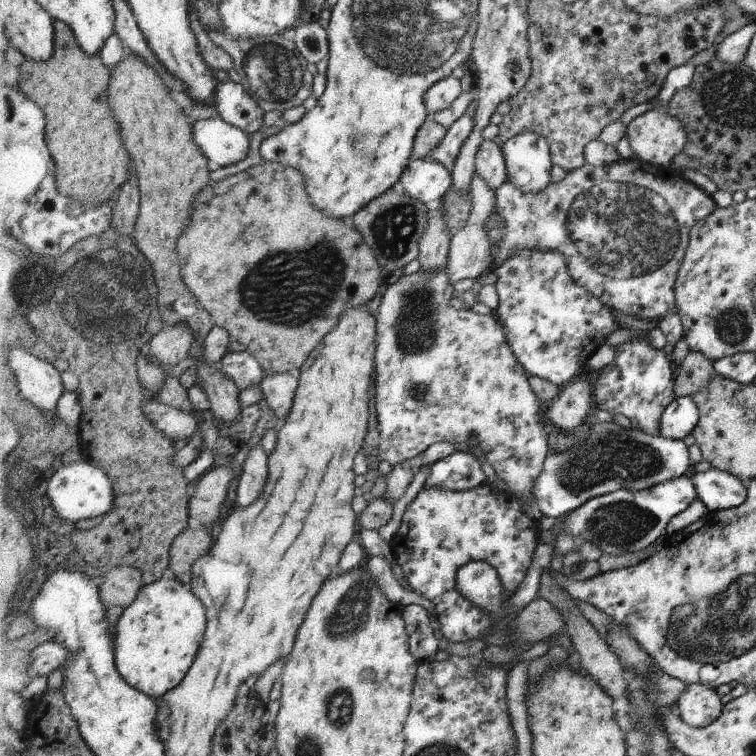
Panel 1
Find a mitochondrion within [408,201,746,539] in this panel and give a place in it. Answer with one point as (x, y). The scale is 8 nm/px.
(595, 457)

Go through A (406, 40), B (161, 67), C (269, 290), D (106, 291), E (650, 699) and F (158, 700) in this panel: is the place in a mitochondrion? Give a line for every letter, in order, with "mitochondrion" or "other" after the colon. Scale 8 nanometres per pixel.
A: mitochondrion
B: other
C: mitochondrion
D: mitochondrion
E: mitochondrion
F: other

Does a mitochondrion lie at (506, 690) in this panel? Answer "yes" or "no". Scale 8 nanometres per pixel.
no

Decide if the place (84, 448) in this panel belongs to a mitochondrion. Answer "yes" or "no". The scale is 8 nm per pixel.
no

